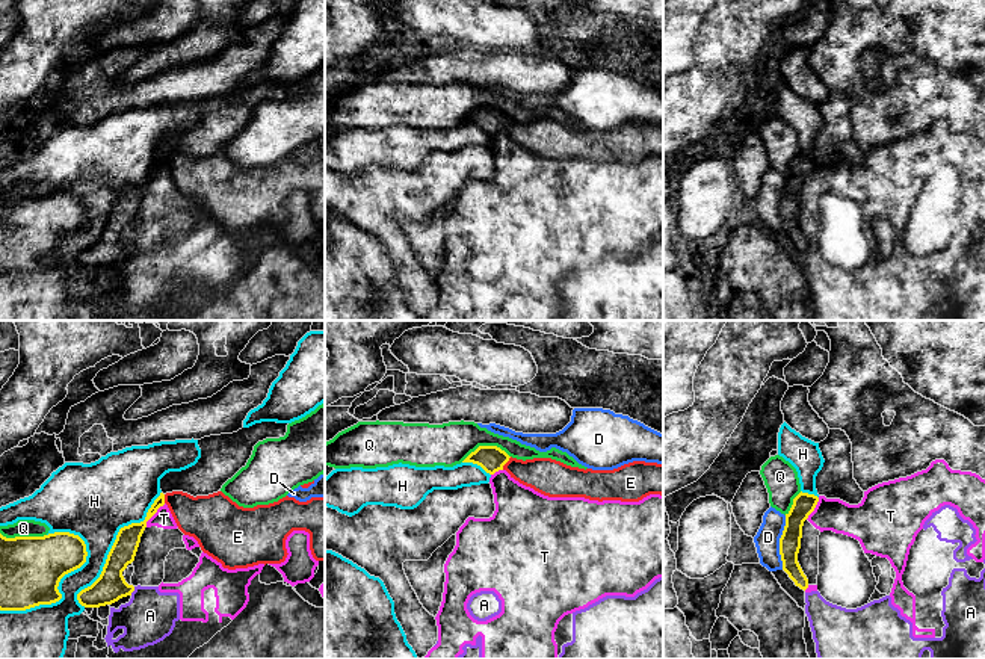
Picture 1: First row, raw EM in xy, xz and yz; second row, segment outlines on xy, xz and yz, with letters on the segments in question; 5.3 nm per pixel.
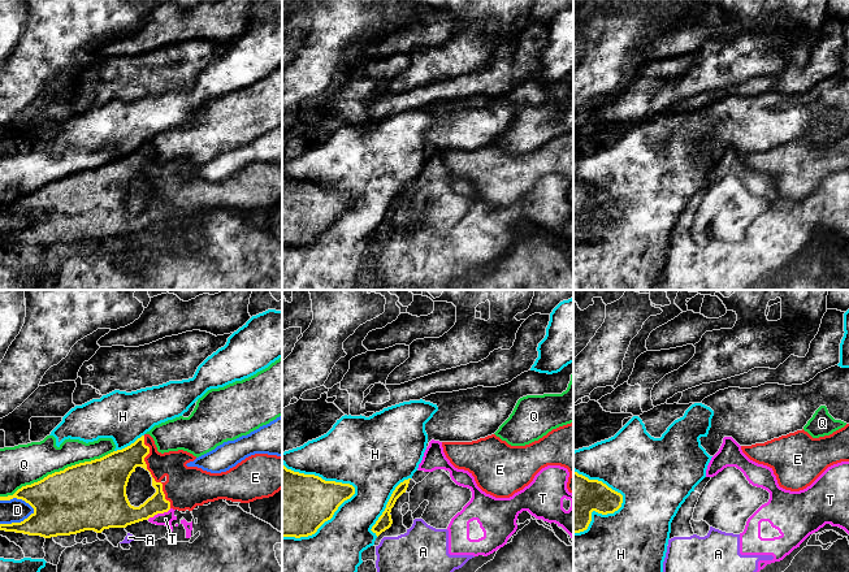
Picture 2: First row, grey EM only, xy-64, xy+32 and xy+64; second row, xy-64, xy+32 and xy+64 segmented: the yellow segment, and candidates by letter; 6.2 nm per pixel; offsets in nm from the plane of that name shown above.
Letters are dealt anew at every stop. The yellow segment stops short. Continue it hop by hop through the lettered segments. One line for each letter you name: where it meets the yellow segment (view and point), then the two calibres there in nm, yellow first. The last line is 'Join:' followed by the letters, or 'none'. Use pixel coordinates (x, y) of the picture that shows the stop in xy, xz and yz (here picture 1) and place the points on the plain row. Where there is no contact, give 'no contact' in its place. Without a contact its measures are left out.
E: meets yellow in xz at (506, 123); 140 nm thick on the yellow side, 190 nm on the other
Join: E

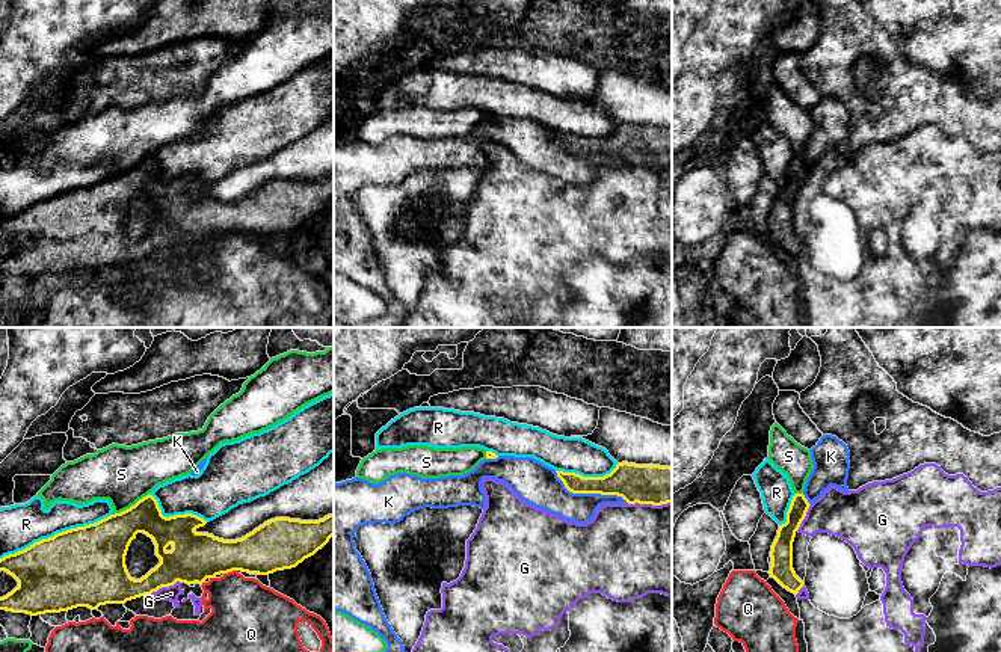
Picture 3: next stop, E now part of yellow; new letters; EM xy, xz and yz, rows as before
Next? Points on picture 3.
Join: none

